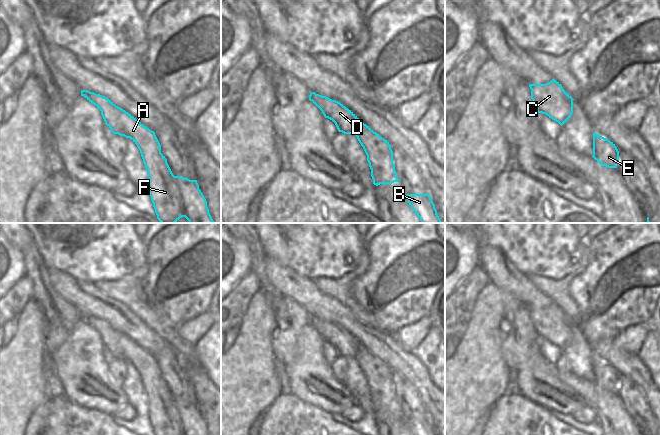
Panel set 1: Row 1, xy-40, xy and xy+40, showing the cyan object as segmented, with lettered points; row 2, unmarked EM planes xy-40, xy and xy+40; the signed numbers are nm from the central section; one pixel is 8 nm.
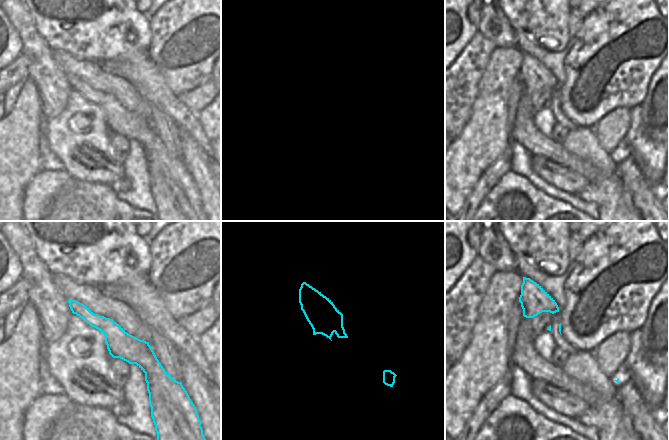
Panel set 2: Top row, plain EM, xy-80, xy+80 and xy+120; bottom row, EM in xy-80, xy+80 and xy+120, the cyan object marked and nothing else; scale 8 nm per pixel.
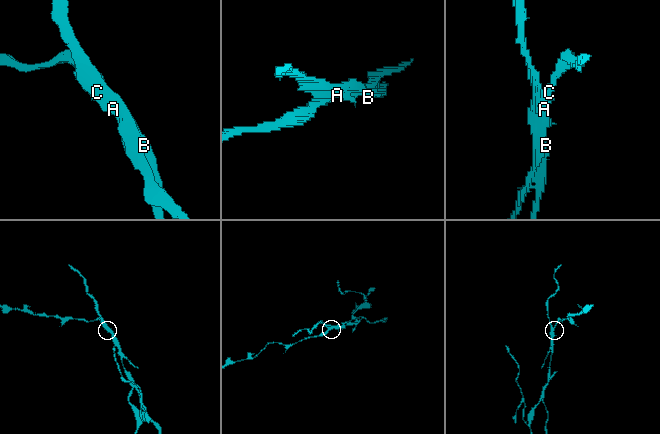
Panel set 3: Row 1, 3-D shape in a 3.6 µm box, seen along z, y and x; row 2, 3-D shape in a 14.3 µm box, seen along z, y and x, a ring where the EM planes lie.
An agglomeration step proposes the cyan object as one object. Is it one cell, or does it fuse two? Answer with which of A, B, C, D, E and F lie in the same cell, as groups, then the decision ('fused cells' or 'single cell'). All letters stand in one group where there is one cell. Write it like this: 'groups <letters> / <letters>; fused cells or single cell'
groups A B D E F / C; fused cells

